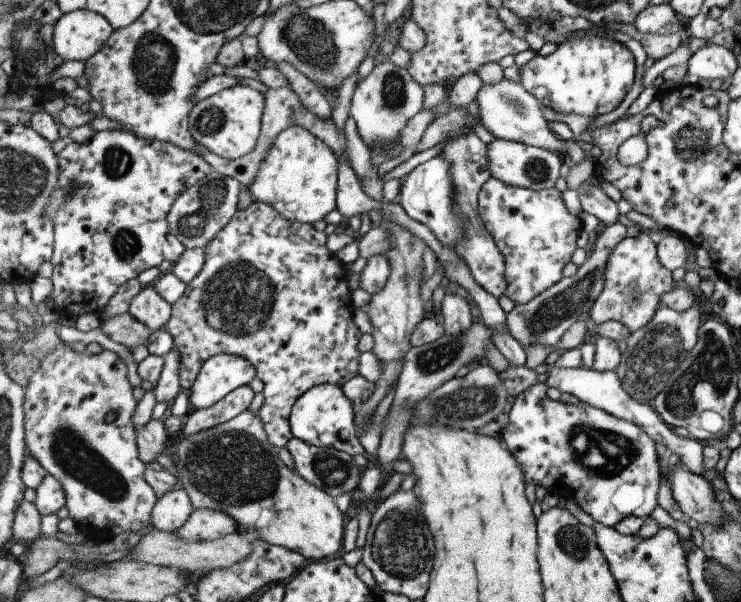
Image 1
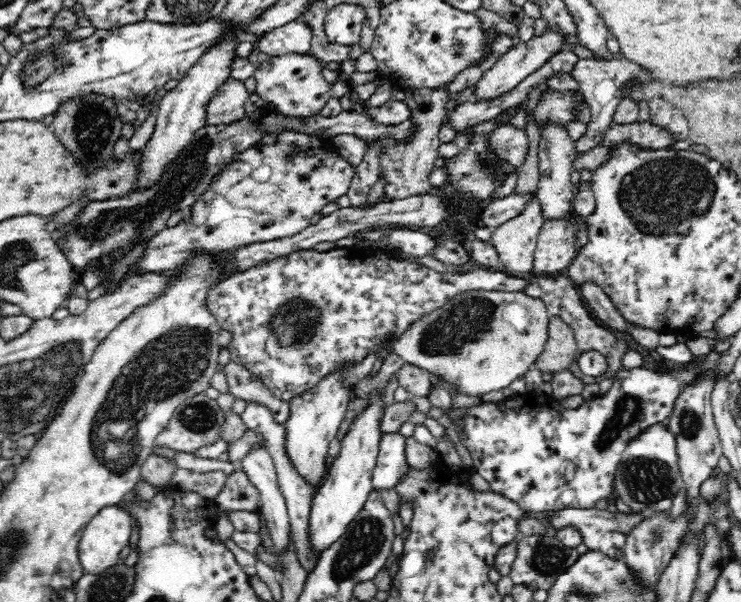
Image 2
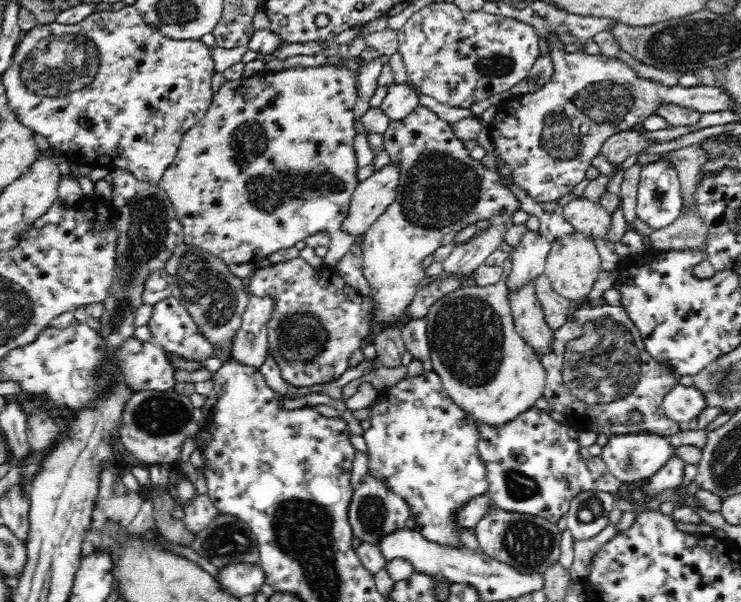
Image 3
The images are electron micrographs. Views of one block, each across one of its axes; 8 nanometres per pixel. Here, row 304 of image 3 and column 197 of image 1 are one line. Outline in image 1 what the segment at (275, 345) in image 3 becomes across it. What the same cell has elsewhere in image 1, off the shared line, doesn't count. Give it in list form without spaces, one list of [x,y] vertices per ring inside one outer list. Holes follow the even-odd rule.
[[[253,201],[245,210],[238,210],[231,219],[231,222],[206,246],[206,261],[201,274],[191,284],[187,285],[185,294],[172,304],[173,312],[170,321],[167,322],[164,328],[173,338],[173,348],[178,352],[181,368],[179,369],[180,383],[183,390],[187,393],[194,385],[202,366],[215,355],[221,353],[243,355],[255,365],[257,378],[264,384],[264,402],[257,412],[266,424],[271,442],[274,442],[274,445],[280,449],[287,447],[295,437],[290,425],[290,416],[294,404],[303,396],[303,393],[323,383],[343,386],[347,380],[351,380],[351,378],[355,378],[355,376],[360,374],[360,358],[362,353],[359,352],[357,346],[359,346],[359,340],[361,340],[363,333],[361,333],[359,326],[353,320],[352,291],[349,290],[349,284],[347,284],[349,274],[345,267],[346,264],[341,262],[336,254],[329,252],[327,236],[324,231],[317,230],[311,223],[302,223],[295,219],[288,219],[271,205]]]

